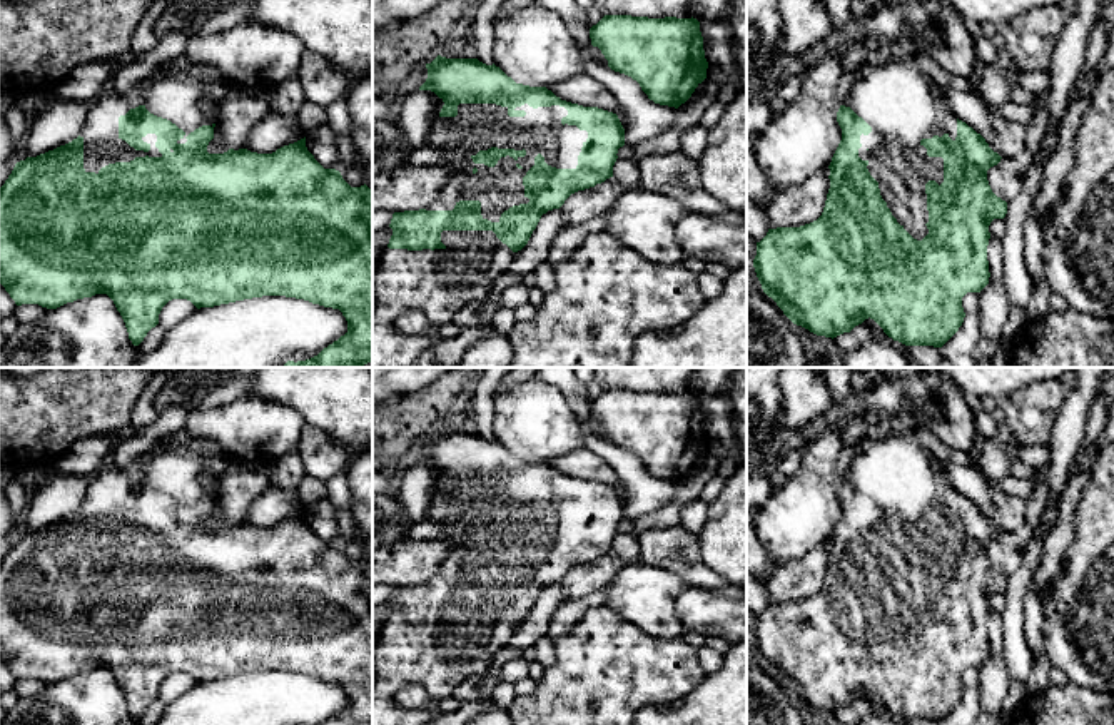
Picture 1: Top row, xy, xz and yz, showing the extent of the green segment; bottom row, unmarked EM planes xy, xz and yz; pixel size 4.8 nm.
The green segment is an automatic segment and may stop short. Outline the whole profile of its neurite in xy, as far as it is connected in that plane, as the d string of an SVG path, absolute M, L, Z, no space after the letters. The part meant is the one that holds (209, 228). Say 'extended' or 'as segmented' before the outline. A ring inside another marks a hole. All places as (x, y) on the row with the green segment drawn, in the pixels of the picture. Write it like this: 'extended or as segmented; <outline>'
extended; M155 72L145 82L125 94L112 90L90 104L80 134L72 142L37 157L15 164L0 187L0 284L17 306L38 304L57 309L77 299L107 294L120 312L129 339L139 346L147 332L159 324L162 307L172 299L187 299L197 309L214 307L235 301L286 296L304 299L324 307L339 309L347 321L347 332L306 361L287 361L282 368L362 368L372 361L372 190L364 184L351 187L336 169L324 169L306 147L306 137L277 149L272 154L257 154L247 149L229 149L224 154L209 154L217 122L215 102L204 92L195 72Z

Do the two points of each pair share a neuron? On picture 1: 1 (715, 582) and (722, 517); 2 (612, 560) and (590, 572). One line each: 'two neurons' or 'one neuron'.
1: two neurons
2: one neuron

